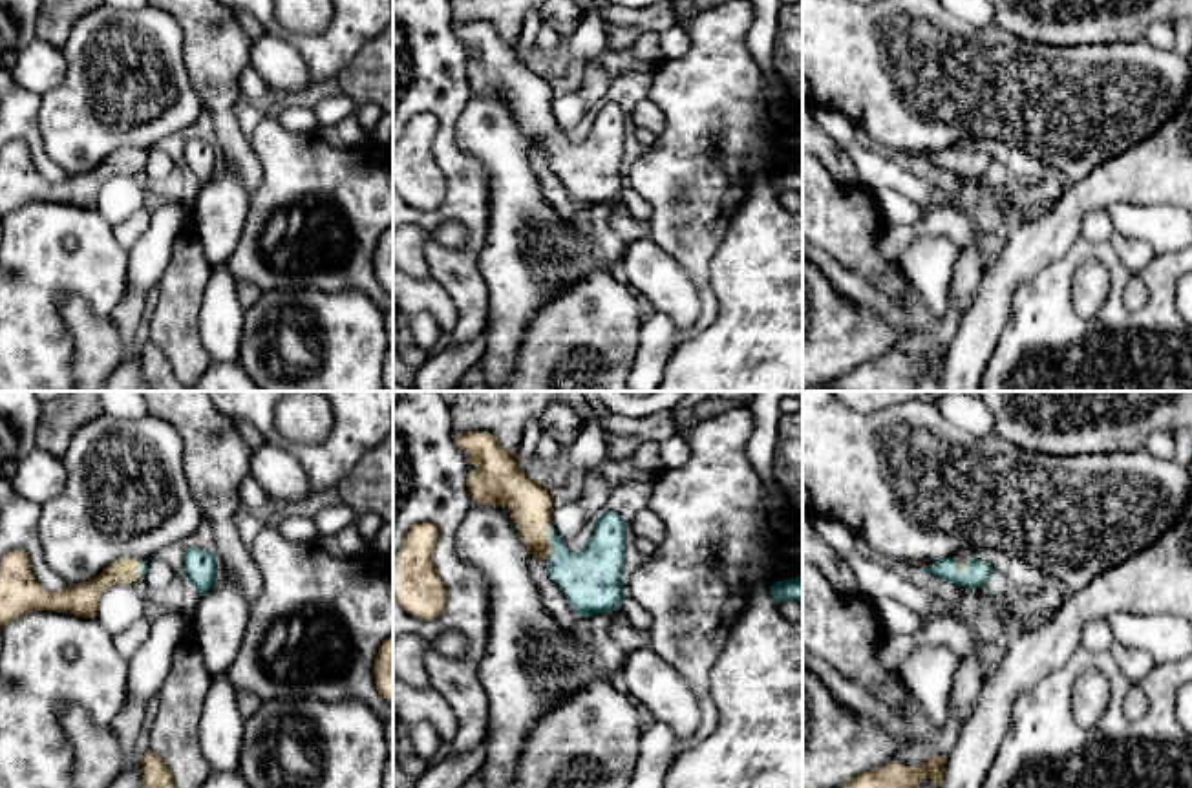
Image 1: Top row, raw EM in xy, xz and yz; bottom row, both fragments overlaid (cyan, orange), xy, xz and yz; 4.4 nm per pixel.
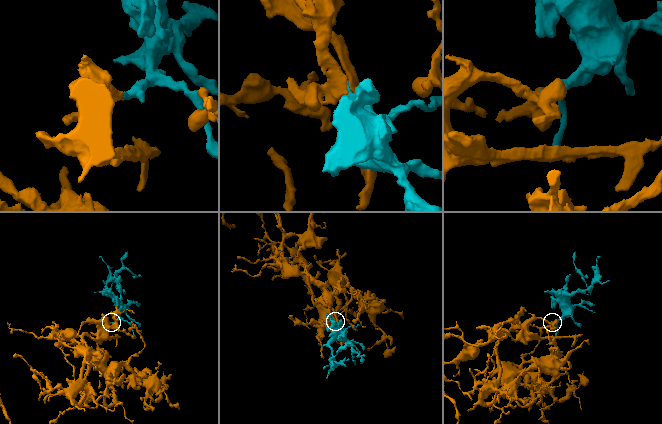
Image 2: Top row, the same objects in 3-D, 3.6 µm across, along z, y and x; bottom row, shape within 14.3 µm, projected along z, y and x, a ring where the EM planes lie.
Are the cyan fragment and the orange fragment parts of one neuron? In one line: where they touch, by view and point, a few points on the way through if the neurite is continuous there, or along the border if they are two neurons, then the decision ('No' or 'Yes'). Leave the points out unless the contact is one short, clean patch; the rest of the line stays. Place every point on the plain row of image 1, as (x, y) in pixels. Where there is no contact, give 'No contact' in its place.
Touches cyan at xz (551, 132). Path across: xz (591, 170), (582, 167), (551, 132), (534, 116), (529, 94). Yes

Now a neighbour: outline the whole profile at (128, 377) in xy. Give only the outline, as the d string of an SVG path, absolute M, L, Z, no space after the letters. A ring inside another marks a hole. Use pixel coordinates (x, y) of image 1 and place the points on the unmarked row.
M139 349L132 358L122 360L101 391L152 391L143 373Z

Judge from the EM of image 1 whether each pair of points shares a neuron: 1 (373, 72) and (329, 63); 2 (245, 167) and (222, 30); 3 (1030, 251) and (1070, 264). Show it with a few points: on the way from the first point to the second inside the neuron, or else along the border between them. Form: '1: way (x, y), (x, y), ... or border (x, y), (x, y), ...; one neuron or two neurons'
1: border (373, 37), (335, 77); two neurons
2: way (227, 132), (222, 116), (222, 64); one neuron
3: border (1079, 236), (1061, 256), (1021, 284); two neurons

